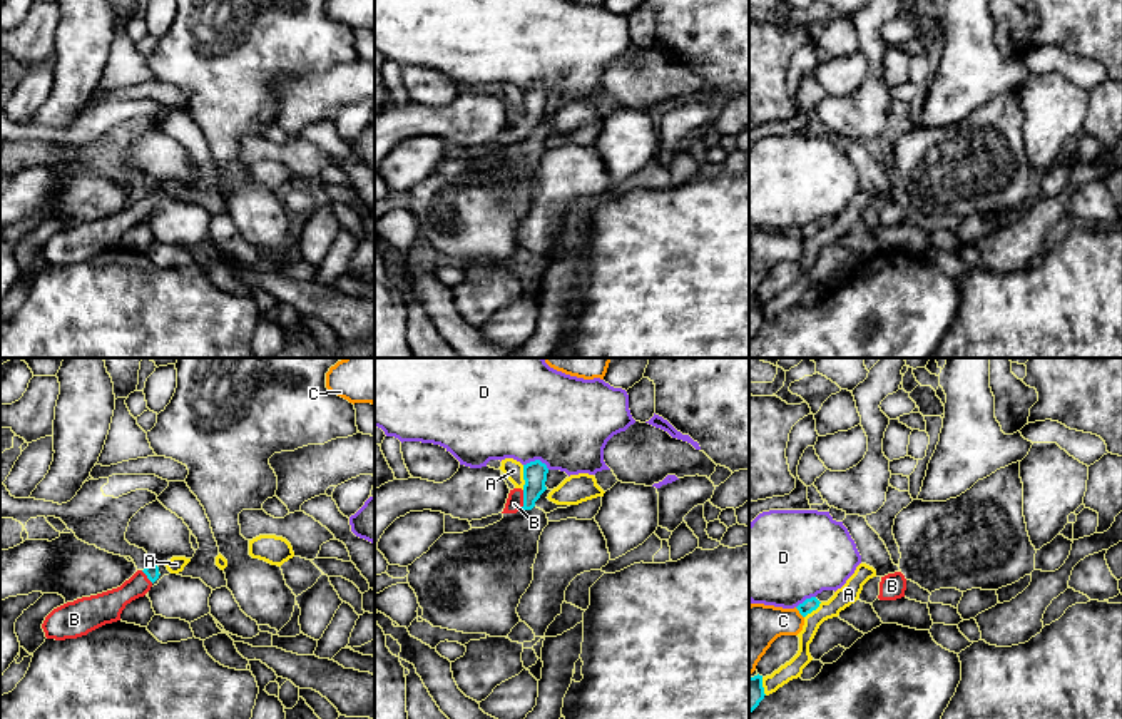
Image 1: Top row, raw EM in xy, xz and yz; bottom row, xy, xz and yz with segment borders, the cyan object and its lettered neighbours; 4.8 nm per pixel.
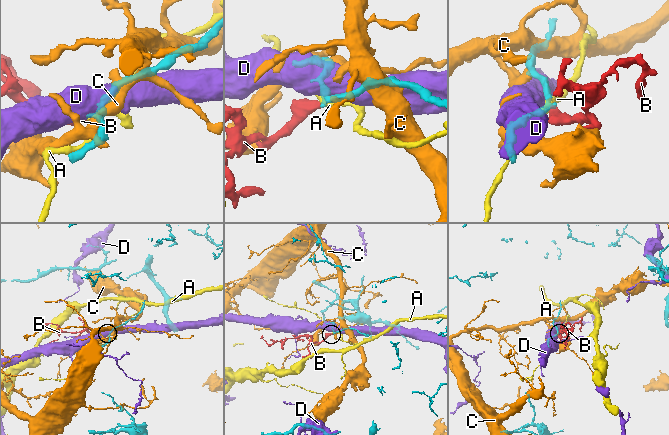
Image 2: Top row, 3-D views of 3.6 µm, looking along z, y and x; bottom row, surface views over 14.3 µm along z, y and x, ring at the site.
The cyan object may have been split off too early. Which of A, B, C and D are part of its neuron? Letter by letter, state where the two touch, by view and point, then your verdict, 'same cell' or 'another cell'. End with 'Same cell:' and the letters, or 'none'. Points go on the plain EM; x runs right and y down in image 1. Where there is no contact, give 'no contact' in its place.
A: contact xz (524, 102); another cell
B: contact xz (524, 126); same cell
C: contact yz (800, 238); another cell
D: contact xz (537, 86); another cell
Same cell: B

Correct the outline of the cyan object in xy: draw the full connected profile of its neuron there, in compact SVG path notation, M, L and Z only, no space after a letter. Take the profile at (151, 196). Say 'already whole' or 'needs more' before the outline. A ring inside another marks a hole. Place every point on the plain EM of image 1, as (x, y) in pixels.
needs more; M149 189L117 214L54 234L42 249L45 263L55 266L77 264L105 249L120 246L125 231L144 222L159 201L159 192Z

